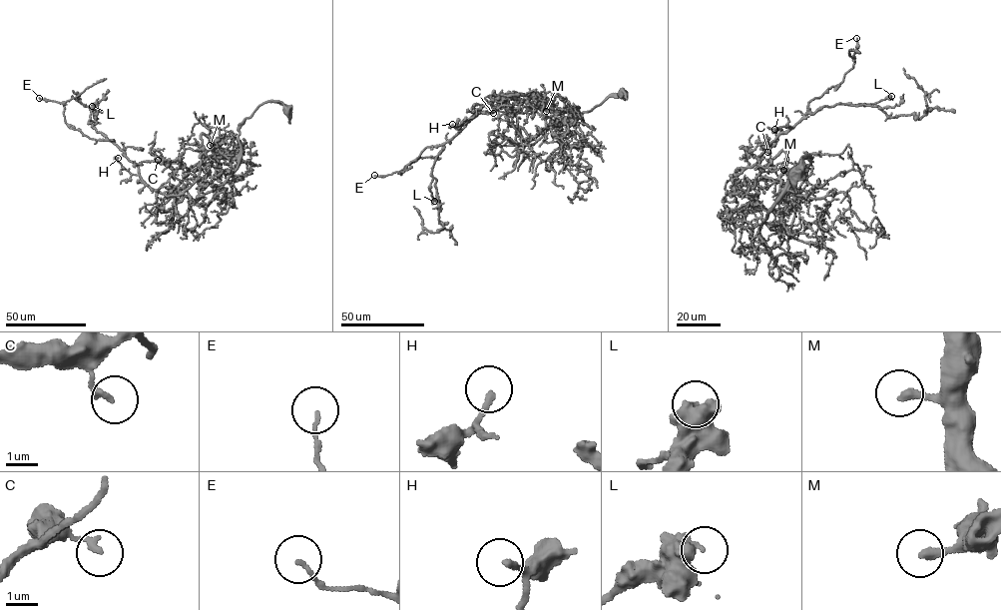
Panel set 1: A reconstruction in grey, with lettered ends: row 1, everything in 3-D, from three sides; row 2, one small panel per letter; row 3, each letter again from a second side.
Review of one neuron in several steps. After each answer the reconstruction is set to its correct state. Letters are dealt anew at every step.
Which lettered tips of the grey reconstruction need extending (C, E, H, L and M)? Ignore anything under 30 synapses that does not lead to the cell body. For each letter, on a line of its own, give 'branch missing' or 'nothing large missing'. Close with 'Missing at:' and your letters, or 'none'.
C: nothing large missing
E: nothing large missing
H: nothing large missing
L: nothing large missing
M: nothing large missing
Missing at: none

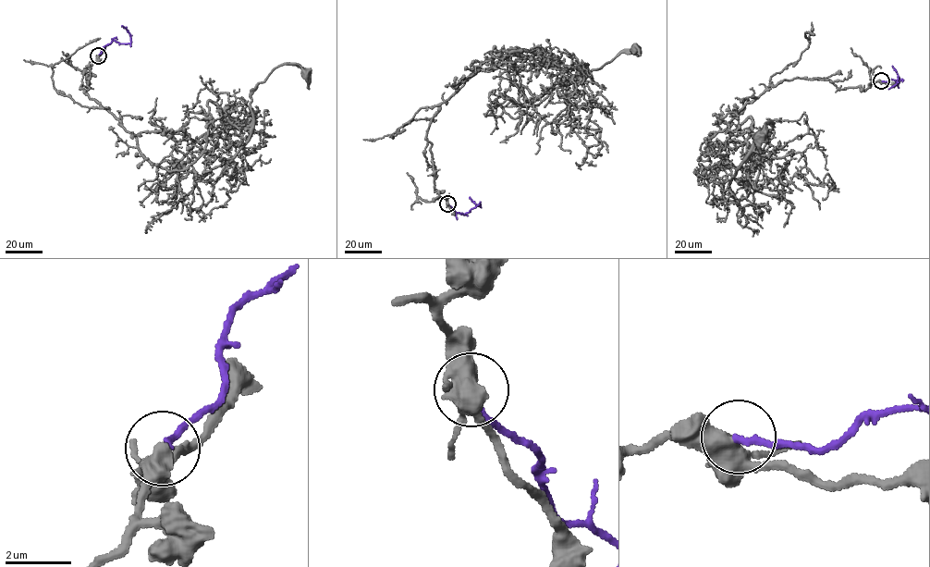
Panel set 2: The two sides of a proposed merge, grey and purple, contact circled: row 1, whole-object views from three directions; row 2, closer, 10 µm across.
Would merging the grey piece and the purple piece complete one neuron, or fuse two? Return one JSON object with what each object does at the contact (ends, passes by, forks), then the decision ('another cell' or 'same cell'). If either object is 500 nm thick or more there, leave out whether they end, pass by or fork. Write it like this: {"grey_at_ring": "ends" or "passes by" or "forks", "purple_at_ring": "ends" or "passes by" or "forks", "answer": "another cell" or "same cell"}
{"grey_at_ring": "forks", "purple_at_ring": "ends", "answer": "another cell"}

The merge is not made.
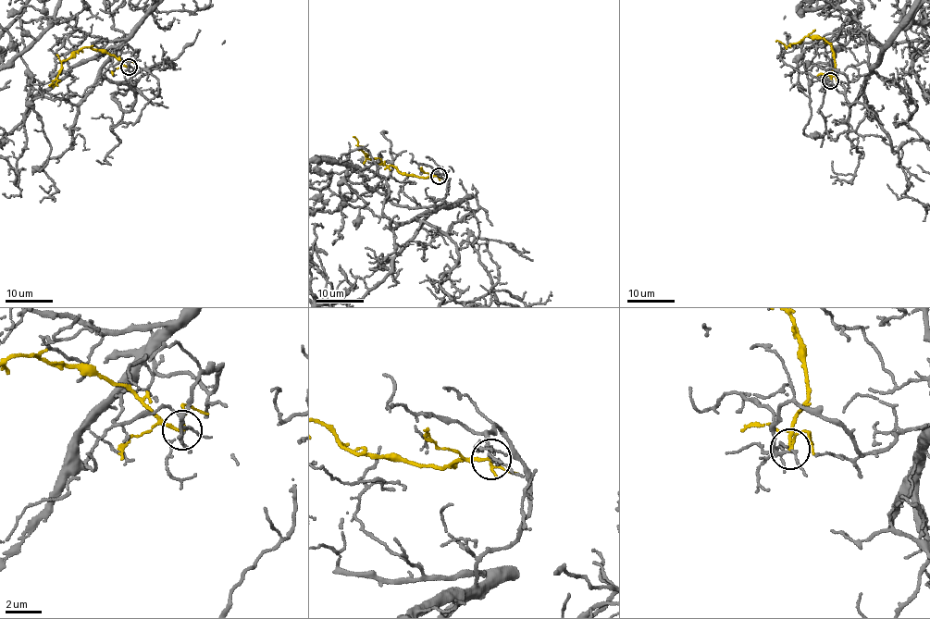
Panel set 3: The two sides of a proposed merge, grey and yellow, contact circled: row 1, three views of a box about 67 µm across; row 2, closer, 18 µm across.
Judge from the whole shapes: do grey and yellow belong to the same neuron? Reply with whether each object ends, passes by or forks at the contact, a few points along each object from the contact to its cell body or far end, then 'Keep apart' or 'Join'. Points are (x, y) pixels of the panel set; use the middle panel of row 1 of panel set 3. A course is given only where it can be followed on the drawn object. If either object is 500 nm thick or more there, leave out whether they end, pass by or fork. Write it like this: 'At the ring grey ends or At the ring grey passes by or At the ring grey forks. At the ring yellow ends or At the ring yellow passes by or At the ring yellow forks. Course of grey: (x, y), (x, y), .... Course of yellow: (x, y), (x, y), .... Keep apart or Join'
At the ring grey forks. At the ring yellow passes by. Course of yellow: (439, 176), (425, 179), (400, 173), (393, 167), (368, 157), (353, 136). Keep apart

